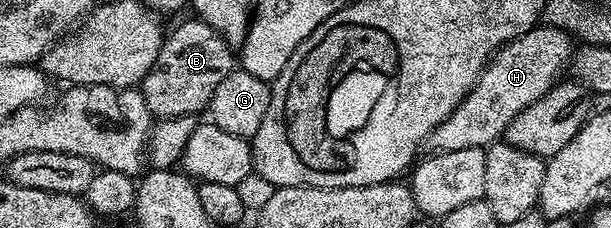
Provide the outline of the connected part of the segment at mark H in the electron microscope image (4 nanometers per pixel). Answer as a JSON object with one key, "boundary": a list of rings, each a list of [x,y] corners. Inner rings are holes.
{"boundary":[[[538,25],[519,38],[506,43],[477,79],[465,99],[431,132],[427,140],[434,152],[455,149],[482,149],[498,142],[504,136],[507,125],[527,105],[535,105],[539,97],[553,88],[562,78],[565,66],[570,66],[575,55],[575,43],[562,27]]]}

